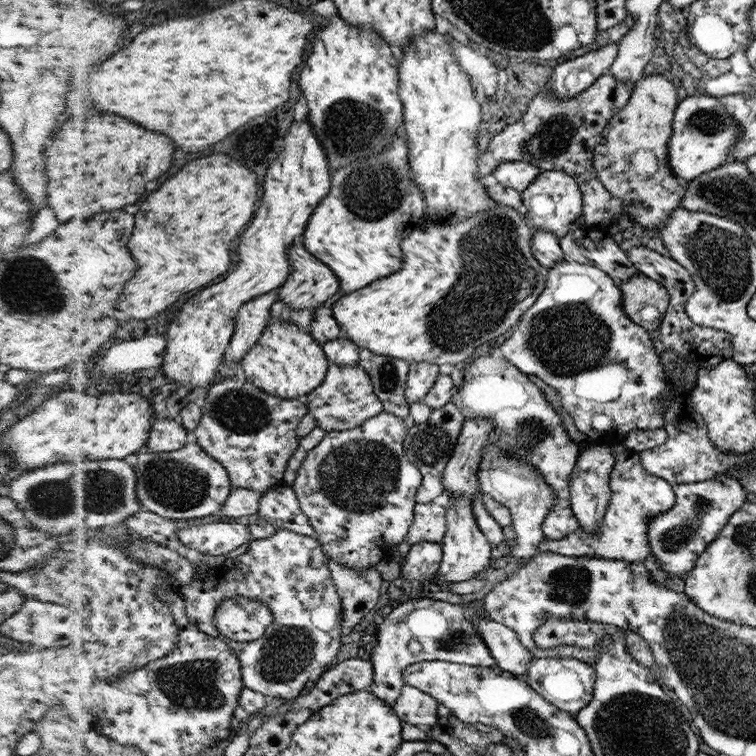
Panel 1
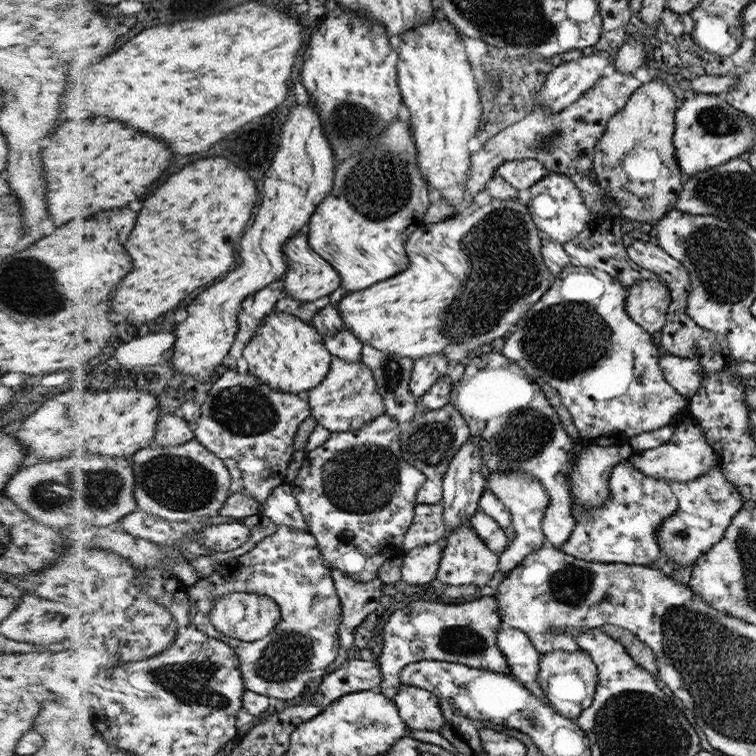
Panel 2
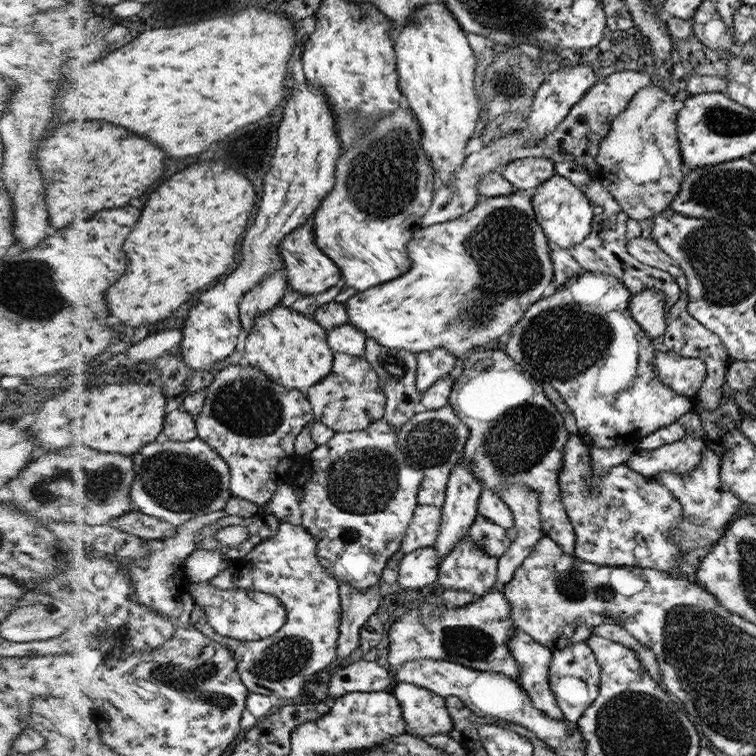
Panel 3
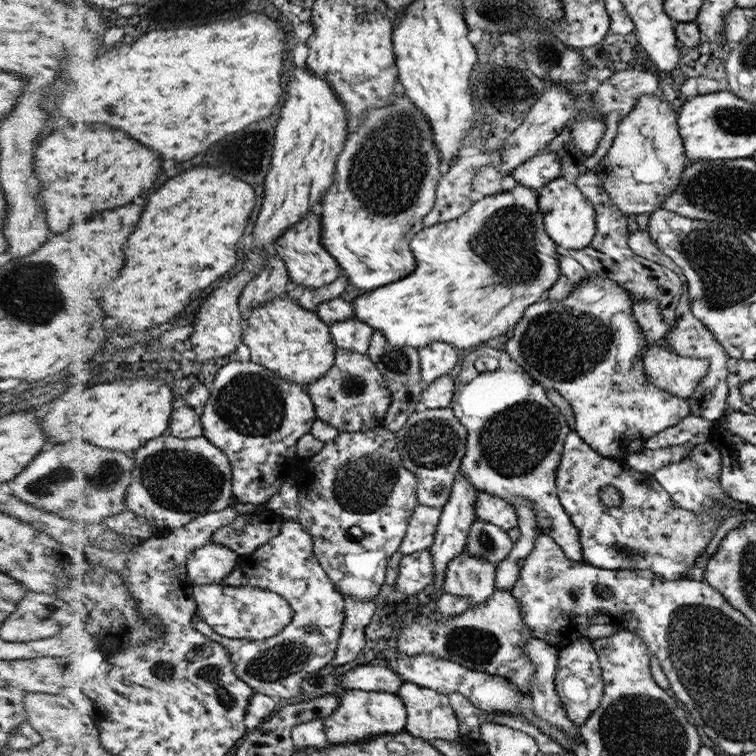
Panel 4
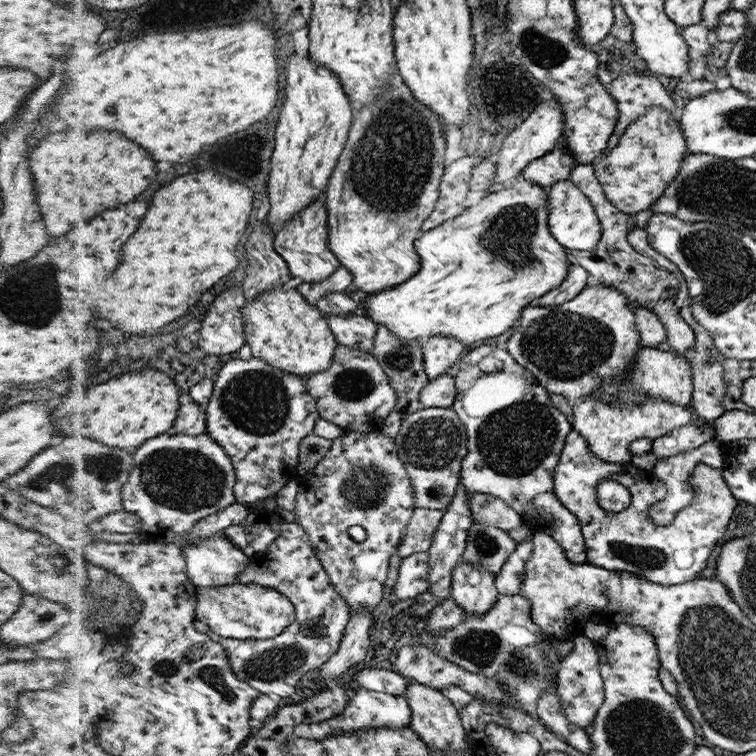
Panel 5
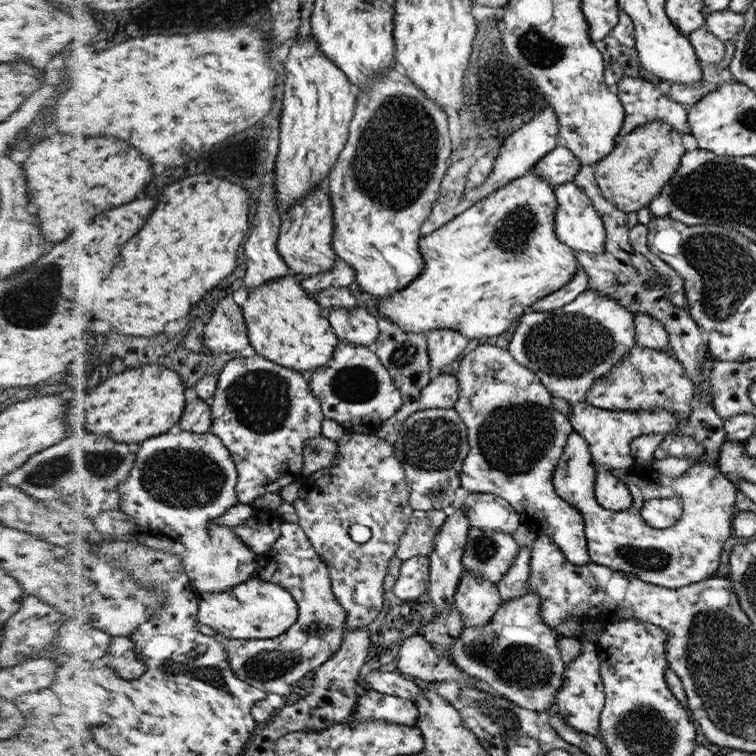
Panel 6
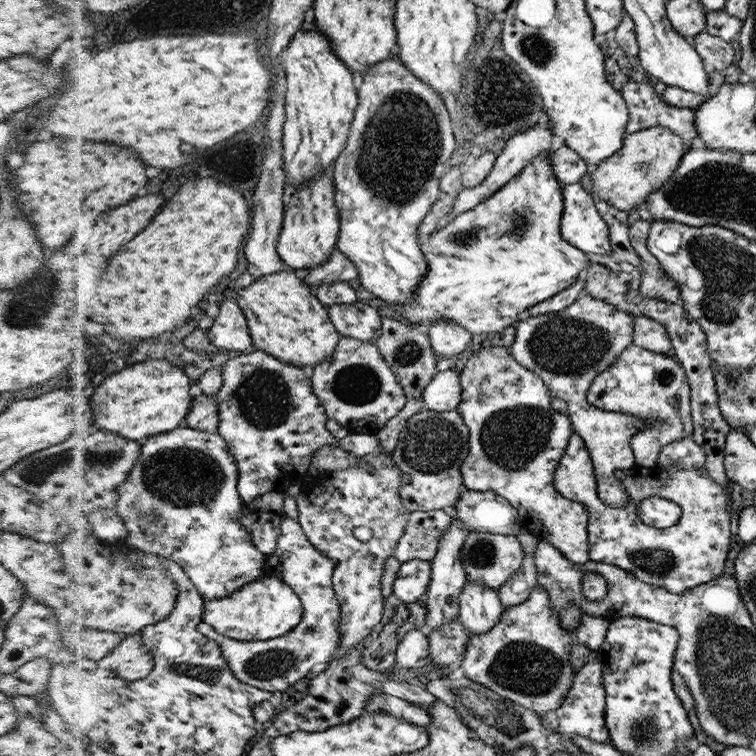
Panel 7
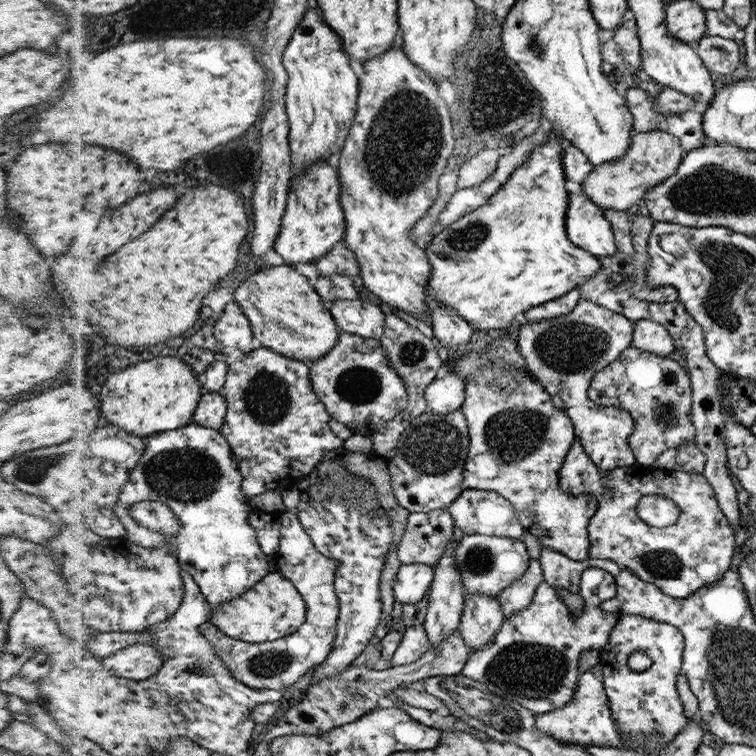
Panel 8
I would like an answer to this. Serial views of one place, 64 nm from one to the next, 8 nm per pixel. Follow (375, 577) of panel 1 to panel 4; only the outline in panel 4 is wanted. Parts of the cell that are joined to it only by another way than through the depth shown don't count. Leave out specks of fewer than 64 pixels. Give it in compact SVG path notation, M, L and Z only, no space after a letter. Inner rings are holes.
M345 596L345 625L337 656L330 662L335 669L343 670L362 654L366 646L366 630L377 610L376 602L361 602Z

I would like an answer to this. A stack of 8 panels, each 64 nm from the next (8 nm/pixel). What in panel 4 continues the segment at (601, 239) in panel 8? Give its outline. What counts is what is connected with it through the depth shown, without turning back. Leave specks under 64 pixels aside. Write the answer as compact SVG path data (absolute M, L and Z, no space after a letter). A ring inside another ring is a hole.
M563 176L540 188L540 207L545 213L545 230L560 248L580 250L590 246L596 235L596 211L582 191Z

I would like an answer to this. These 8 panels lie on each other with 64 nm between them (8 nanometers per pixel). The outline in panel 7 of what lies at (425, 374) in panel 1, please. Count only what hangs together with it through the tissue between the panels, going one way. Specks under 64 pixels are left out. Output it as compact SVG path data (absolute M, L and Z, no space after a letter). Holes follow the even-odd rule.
M438 319L426 330L440 360L461 353L472 342L473 334L452 319Z

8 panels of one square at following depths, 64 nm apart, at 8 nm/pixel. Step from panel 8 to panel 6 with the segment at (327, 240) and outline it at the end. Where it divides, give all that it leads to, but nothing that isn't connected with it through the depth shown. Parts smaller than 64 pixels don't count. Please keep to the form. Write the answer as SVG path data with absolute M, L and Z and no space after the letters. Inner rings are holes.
M316 189L308 197L302 197L298 205L288 209L282 235L279 240L280 254L287 260L292 275L302 278L312 277L333 268L337 254L333 249L336 233L332 195L328 190Z

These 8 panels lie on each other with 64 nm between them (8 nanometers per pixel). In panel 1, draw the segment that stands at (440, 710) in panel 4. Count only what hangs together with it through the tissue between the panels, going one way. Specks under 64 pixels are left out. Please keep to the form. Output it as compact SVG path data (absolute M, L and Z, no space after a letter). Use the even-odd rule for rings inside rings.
M404 685L393 706L401 722L429 730L438 722L439 703L422 690Z

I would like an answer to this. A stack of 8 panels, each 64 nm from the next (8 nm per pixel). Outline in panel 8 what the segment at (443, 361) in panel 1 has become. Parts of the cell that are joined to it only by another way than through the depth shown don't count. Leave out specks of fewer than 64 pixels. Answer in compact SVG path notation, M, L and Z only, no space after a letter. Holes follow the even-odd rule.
M548 124L546 131L542 131L542 141L540 146L533 151L525 162L512 172L510 178L493 194L486 204L464 214L464 216L456 219L451 226L448 226L445 230L442 230L439 234L436 234L434 238L430 239L423 245L423 250L428 255L430 262L433 265L432 276L429 278L429 302L428 306L432 307L434 304L444 303L444 305L450 306L450 309L458 311L462 317L466 319L473 326L474 330L496 330L496 328L509 328L512 324L512 320L516 318L516 314L520 315L520 312L526 312L528 309L533 309L534 306L544 305L545 302L553 301L556 298L564 297L570 290L578 288L584 282L589 281L590 278L601 270L601 261L597 255L593 255L587 250L582 249L572 240L569 239L568 234L568 210L569 210L569 192L566 190L566 175L563 158L565 157L565 150L562 146L562 136L560 133L553 130L552 126Z

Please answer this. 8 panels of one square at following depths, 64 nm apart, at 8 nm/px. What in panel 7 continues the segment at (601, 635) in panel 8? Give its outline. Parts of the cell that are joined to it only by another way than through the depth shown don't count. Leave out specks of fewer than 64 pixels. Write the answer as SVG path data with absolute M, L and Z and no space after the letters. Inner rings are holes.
M537 585L527 602L504 610L501 622L490 633L469 638L464 662L460 664L460 675L527 710L541 715L557 710L574 680L570 650L574 646L586 646L596 652L605 643L612 625L607 618L590 613L582 614L581 618L575 630L564 630L560 613L554 611L549 600L549 592Z

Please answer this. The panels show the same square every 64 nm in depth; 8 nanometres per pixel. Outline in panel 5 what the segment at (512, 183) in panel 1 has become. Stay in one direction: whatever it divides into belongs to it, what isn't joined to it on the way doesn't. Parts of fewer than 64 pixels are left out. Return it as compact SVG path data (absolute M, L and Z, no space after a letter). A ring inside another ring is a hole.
M556 146L555 150L548 152L524 169L521 178L529 179L543 187L550 187L562 180L568 180L577 165L578 163L569 152Z

